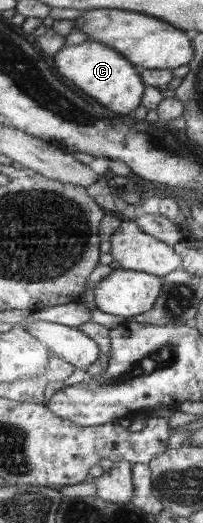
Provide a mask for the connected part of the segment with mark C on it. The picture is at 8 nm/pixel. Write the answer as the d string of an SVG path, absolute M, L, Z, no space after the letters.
M90 40L78 45L64 46L54 57L55 67L66 81L72 81L86 95L96 99L116 116L131 118L135 109L142 106L146 84L138 67L118 50Z

